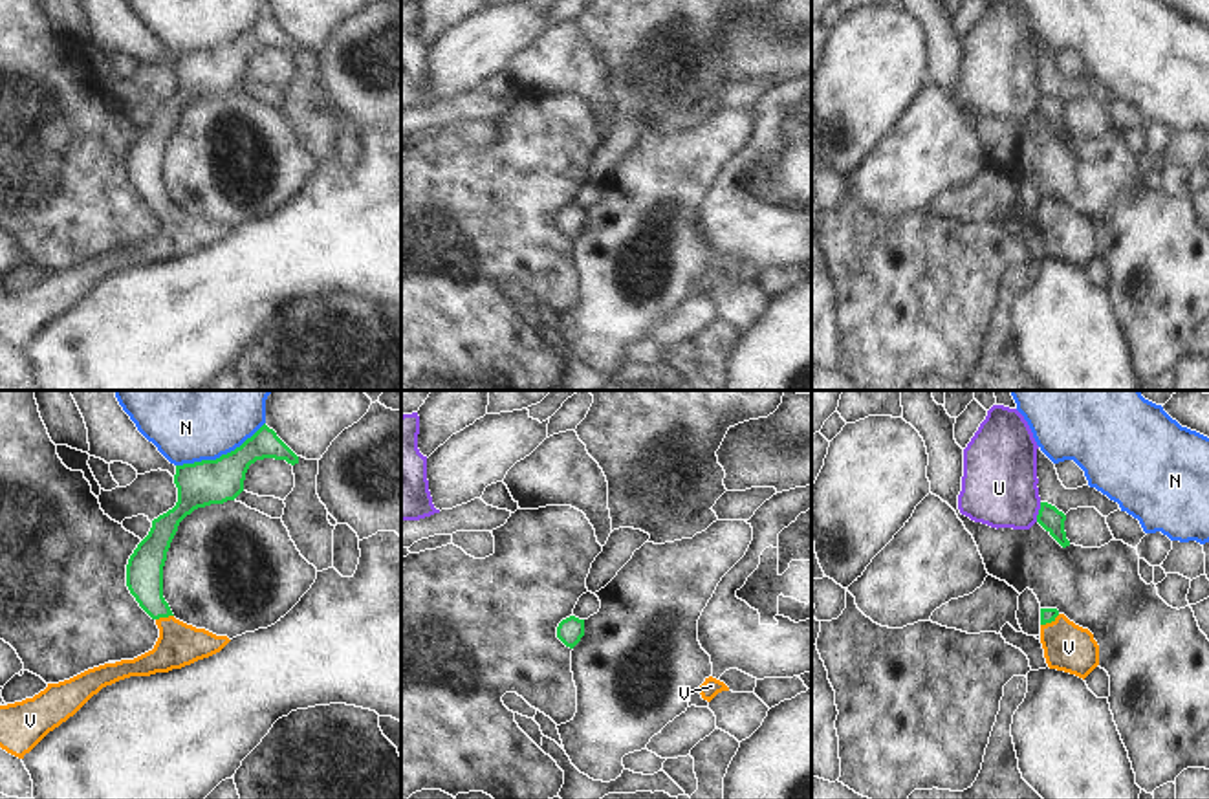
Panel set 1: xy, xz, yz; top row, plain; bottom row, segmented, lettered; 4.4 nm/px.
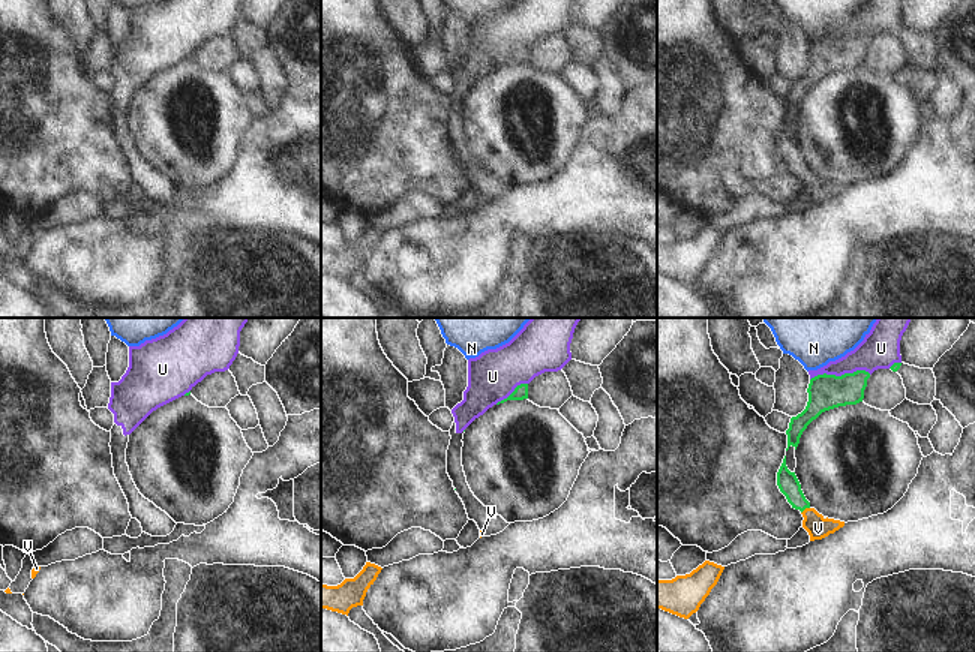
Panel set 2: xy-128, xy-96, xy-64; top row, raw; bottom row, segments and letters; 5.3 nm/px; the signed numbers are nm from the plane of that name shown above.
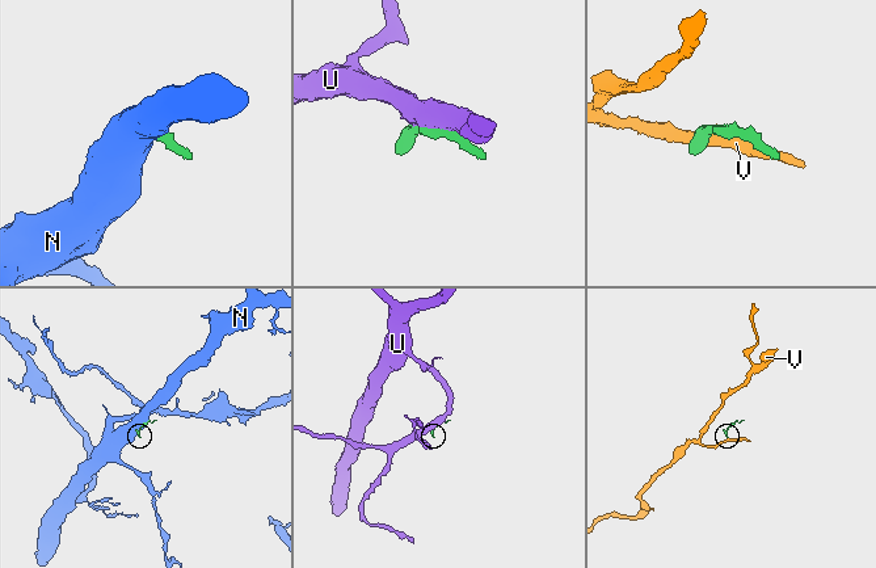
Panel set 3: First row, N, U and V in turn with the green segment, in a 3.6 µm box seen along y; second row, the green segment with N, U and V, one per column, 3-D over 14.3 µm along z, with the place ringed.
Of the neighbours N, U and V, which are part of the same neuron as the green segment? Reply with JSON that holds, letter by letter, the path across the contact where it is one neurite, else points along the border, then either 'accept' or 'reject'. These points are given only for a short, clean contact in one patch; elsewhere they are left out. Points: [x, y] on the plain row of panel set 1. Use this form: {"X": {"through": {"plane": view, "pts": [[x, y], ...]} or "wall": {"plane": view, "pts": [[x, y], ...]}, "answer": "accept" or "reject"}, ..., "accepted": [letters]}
{"N": {"wall": {"plane": "xy", "pts": [[264, 11], [233, 39], [215, 48], [176, 55]]}, "answer": "reject"}, "U": {"answer": "reject"}, "V": {"through": {"plane": "yz", "pts": [[1046, 204], [1050, 211], [1068, 237]]}, "answer": "accept"}, "accepted": ["V"]}

